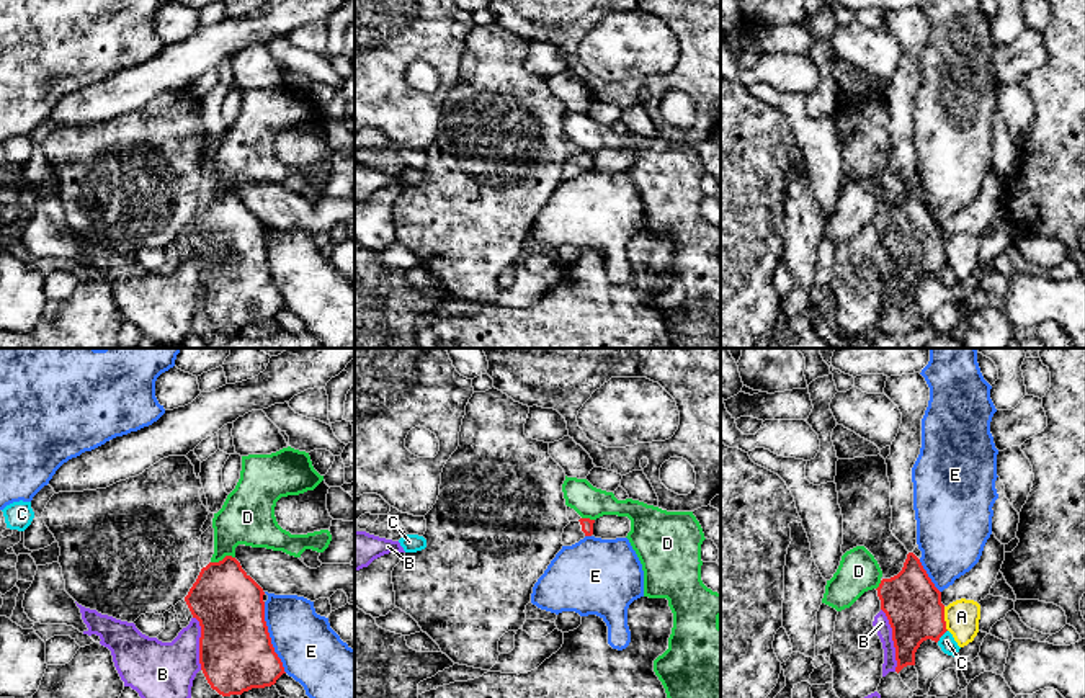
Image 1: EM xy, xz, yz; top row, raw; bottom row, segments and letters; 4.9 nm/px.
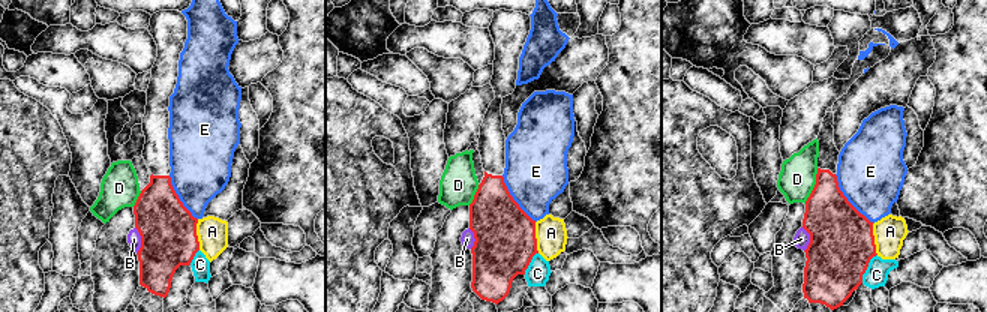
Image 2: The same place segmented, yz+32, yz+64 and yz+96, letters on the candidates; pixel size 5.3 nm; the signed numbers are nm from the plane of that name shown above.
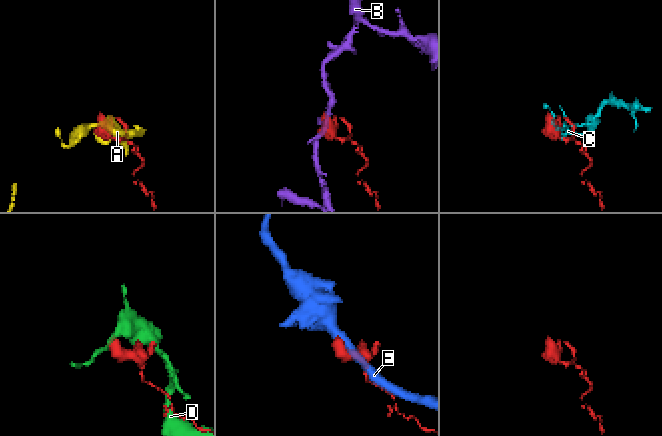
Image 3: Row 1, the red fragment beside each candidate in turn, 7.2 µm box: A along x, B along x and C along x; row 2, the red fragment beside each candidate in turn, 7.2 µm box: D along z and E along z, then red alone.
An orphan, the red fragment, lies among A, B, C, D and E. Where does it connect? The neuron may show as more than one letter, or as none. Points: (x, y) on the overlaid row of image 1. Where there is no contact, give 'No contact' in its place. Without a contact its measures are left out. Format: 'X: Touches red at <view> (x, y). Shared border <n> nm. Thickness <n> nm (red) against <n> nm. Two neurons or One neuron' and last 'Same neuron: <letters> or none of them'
A: Touches red at yz (943, 618). Shared border 120 nm. Thickness 280 nm (red) against 170 nm. Two neurons
B: Touches red at yz (893, 639). Shared border 320 nm. Thickness 280 nm (red) against 80 nm. Two neurons
C: Touches red at yz (942, 635). Shared border 80 nm. Thickness 280 nm (red) against 80 nm. Two neurons
D: Touches red at xy (224, 558). Shared border 120 nm. Thickness 340 nm (red) against 280 nm. Two neurons
E: Touches red at xy (270, 638). Shared border 360 nm. Thickness 360 nm (red) against 300 nm. Two neurons
Same neuron: none of them

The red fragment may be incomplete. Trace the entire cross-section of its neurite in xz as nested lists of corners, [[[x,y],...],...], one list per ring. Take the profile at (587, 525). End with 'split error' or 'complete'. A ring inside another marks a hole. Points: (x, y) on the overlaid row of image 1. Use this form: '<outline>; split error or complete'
[[[580,518],[578,521],[570,521],[562,533],[562,544],[572,546],[583,539],[585,536],[593,535],[593,523],[595,520],[590,518]]]; split error

